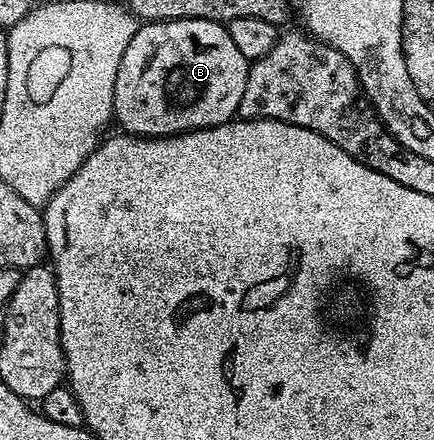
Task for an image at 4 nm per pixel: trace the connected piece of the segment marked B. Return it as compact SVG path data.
M169 19L163 23L143 22L139 26L136 37L128 41L128 49L124 49L124 57L120 61L120 69L116 73L116 89L114 90L113 118L119 123L121 130L128 135L143 137L157 137L159 135L178 135L182 131L203 131L206 127L215 127L221 123L228 123L238 114L240 97L244 97L244 84L248 81L251 60L245 59L236 49L229 30L223 24L207 19Z

